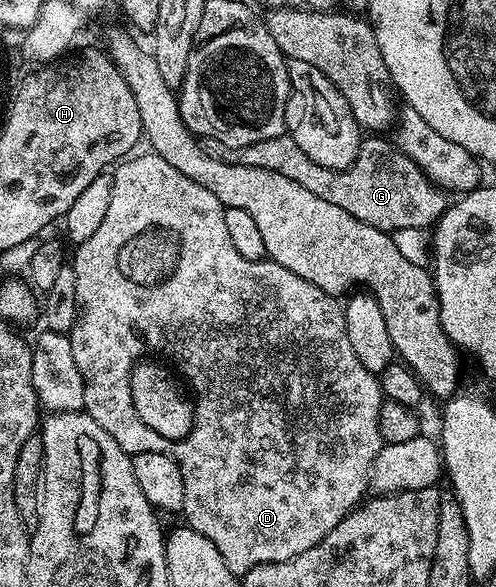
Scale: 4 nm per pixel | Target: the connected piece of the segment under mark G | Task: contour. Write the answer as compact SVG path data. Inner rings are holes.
M289 133L272 137L268 141L256 141L252 145L235 147L232 161L241 167L259 167L284 173L292 177L296 185L304 185L308 193L348 209L352 217L372 225L376 229L393 233L400 229L420 227L430 229L437 224L448 206L447 192L435 187L430 178L420 170L416 161L412 161L398 146L382 137L363 138L356 161L347 171L333 171L324 165L316 165Z

